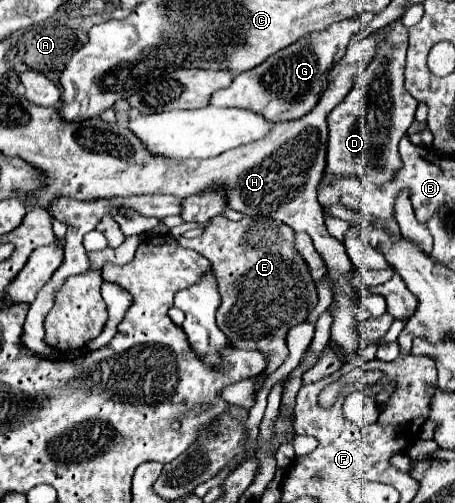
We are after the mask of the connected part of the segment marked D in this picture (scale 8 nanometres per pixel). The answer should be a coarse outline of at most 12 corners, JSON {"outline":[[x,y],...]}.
{"outline":[[406,27],[328,115],[326,173],[380,185],[418,101],[404,87]]}

